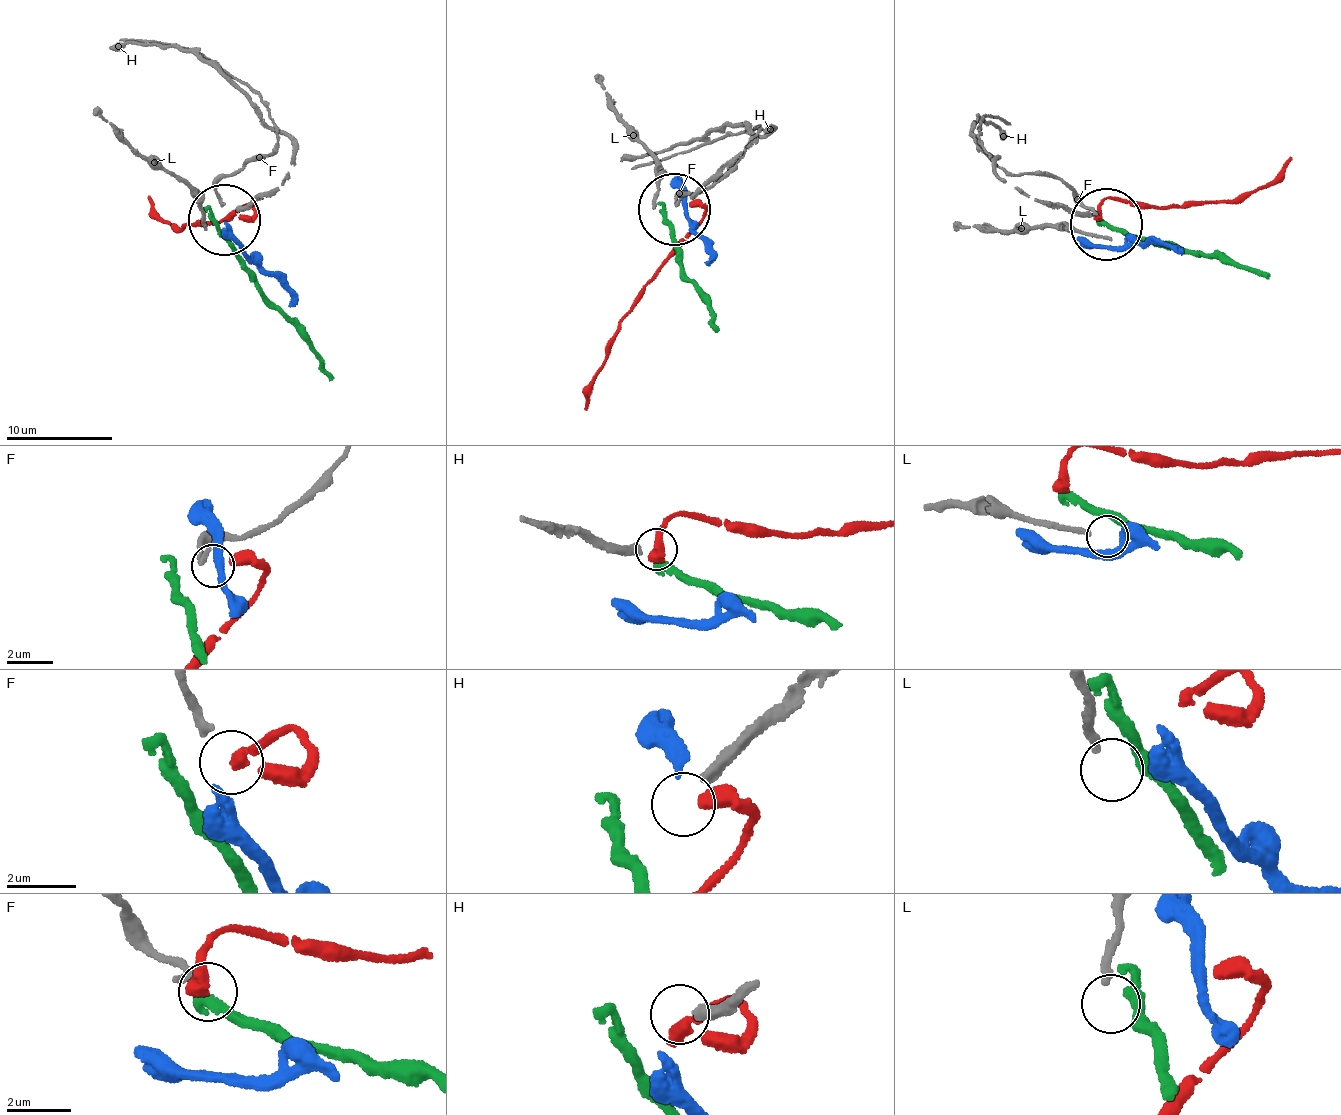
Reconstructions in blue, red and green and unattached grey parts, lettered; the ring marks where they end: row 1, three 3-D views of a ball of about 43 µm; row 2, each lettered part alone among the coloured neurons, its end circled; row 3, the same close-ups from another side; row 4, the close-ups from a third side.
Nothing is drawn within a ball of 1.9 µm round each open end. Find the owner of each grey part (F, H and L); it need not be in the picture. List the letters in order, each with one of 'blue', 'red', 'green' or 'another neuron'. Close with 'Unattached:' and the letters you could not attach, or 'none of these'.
F: red
H: another neuron
L: another neuron
Unattached: H, L

